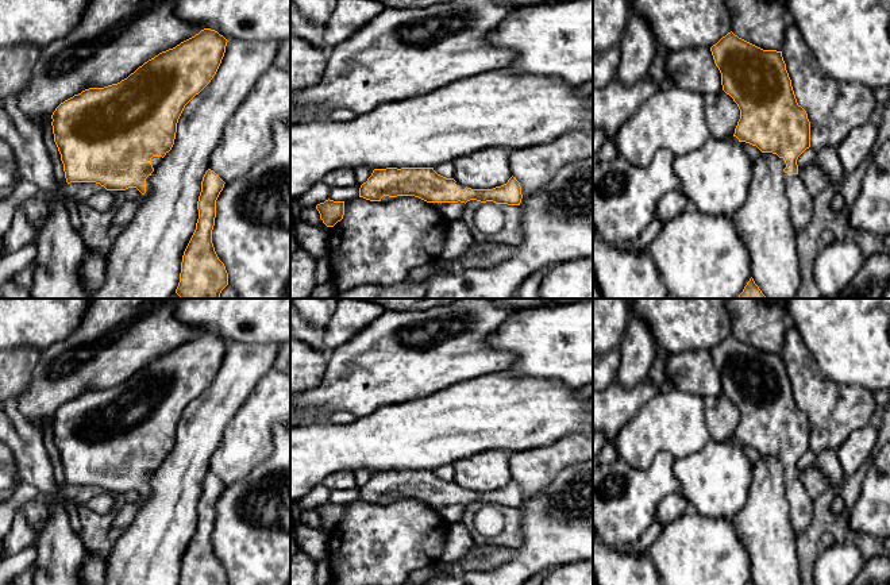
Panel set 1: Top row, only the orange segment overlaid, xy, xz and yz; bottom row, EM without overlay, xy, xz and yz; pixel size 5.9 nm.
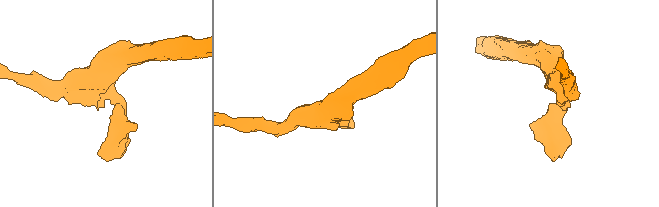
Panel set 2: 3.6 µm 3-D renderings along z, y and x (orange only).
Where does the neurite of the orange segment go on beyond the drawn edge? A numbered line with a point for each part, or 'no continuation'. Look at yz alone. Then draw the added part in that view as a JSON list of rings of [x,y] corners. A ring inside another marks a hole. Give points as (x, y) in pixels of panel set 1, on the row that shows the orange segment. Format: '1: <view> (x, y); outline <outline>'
1: yz (800, 201); outline [[[785,173],[785,188],[789,200],[789,216],[795,232],[801,232],[813,216],[813,197],[805,189],[800,173]]]

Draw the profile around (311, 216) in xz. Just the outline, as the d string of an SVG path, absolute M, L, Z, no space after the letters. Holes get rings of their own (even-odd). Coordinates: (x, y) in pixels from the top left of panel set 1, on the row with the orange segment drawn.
M305 208L300 213L300 219L311 226L320 226L320 213L316 208Z

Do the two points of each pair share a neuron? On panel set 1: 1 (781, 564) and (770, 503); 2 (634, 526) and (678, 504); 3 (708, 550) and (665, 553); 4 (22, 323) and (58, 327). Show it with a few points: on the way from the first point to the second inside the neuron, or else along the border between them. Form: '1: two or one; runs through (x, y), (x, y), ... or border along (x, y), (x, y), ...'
1: one; runs through (773, 549), (770, 518)
2: two; border along (677, 492), (670, 492), (662, 500), (654, 518)
3: one; runs through (697, 553), (675, 553)
4: one; runs through (31, 323), (49, 323)

